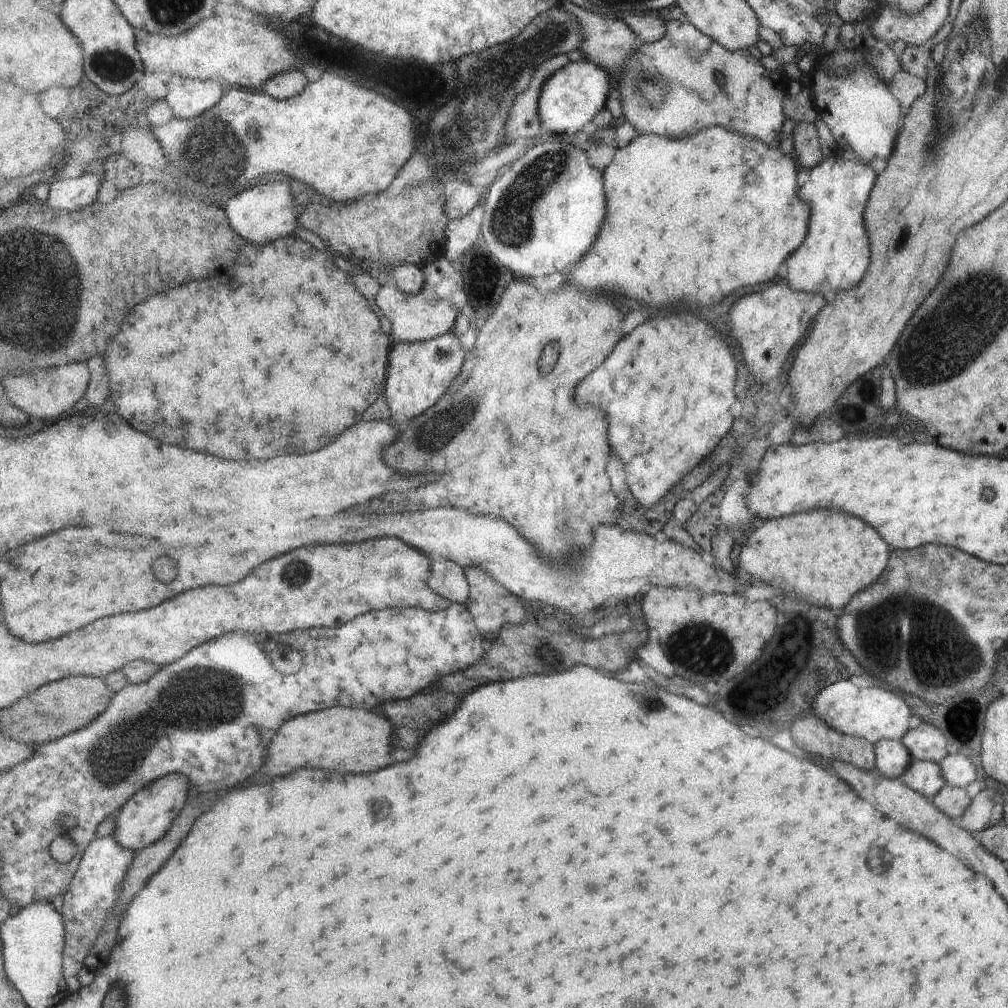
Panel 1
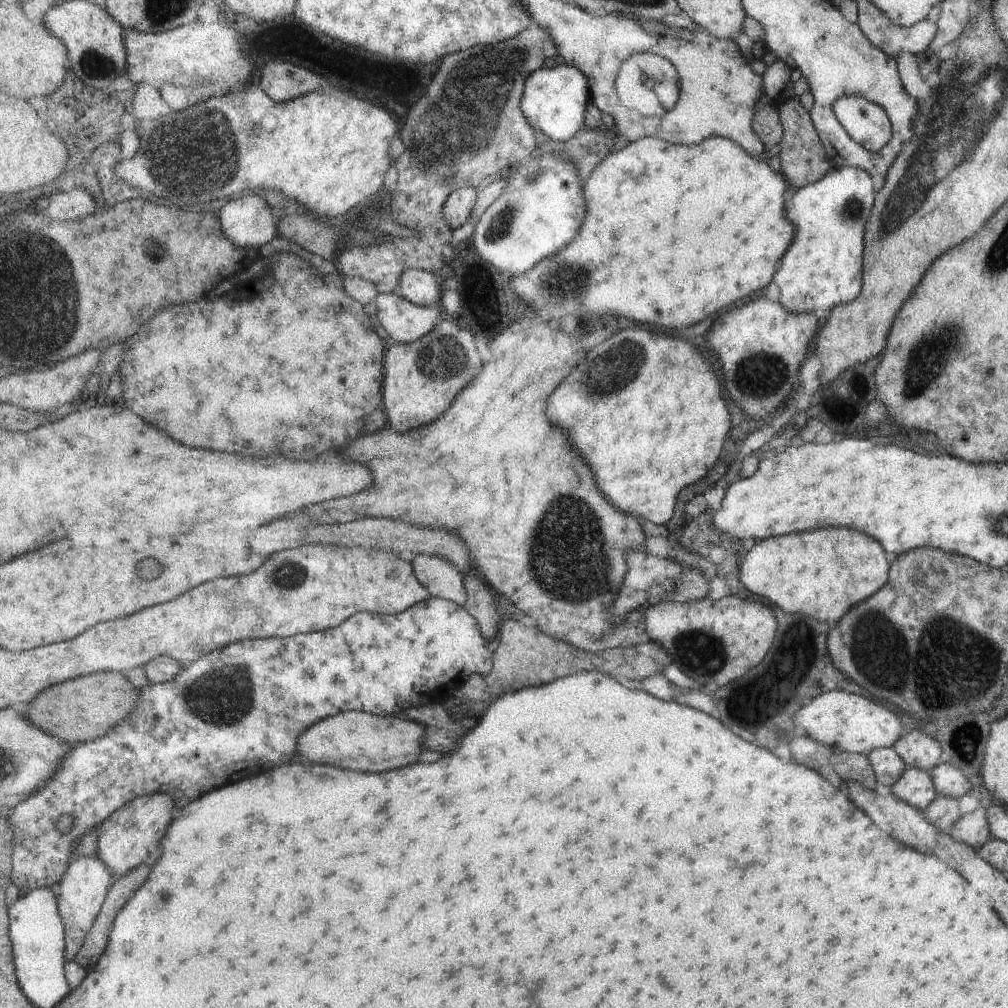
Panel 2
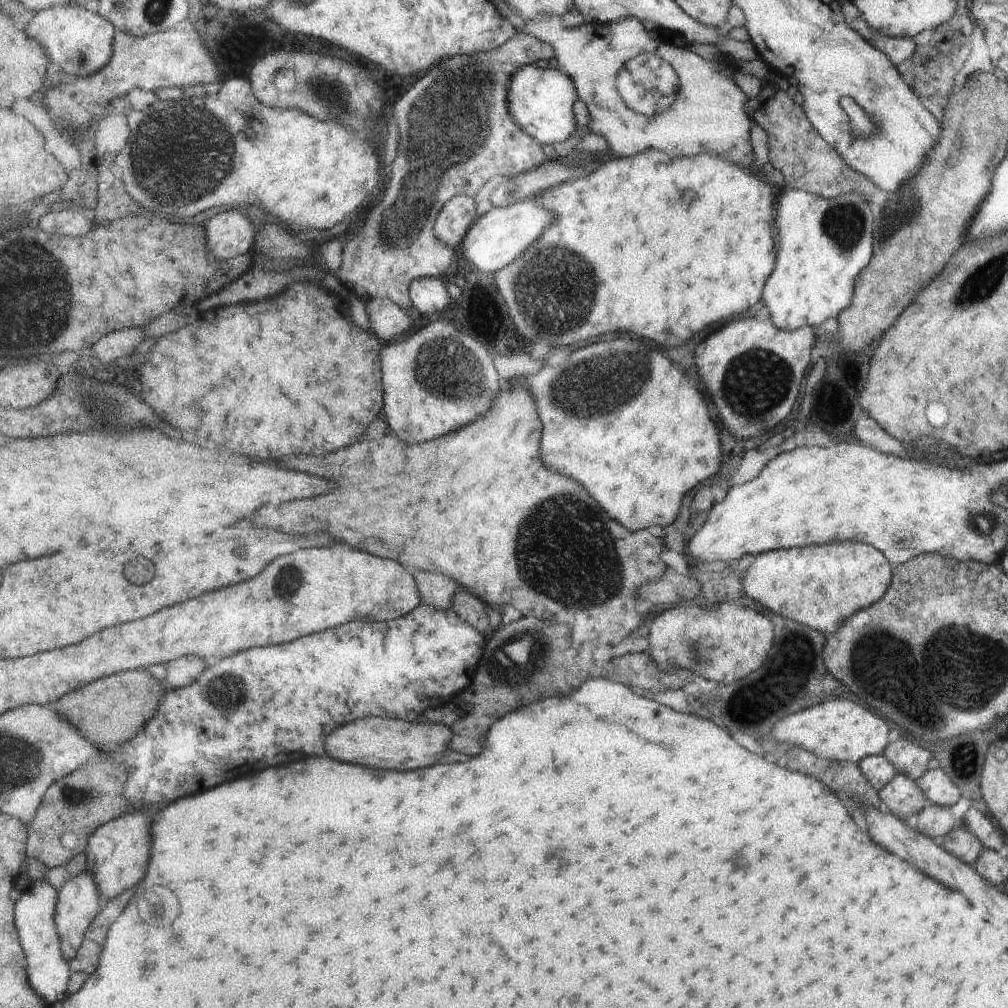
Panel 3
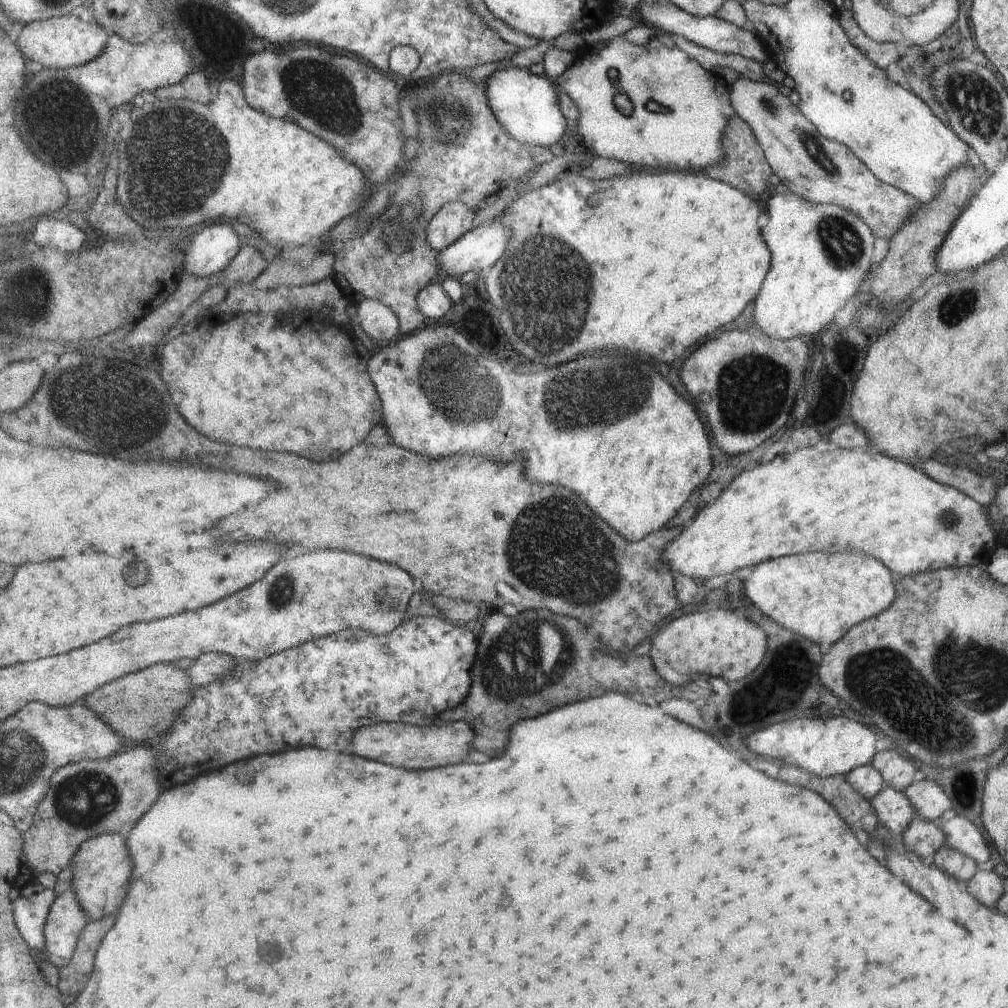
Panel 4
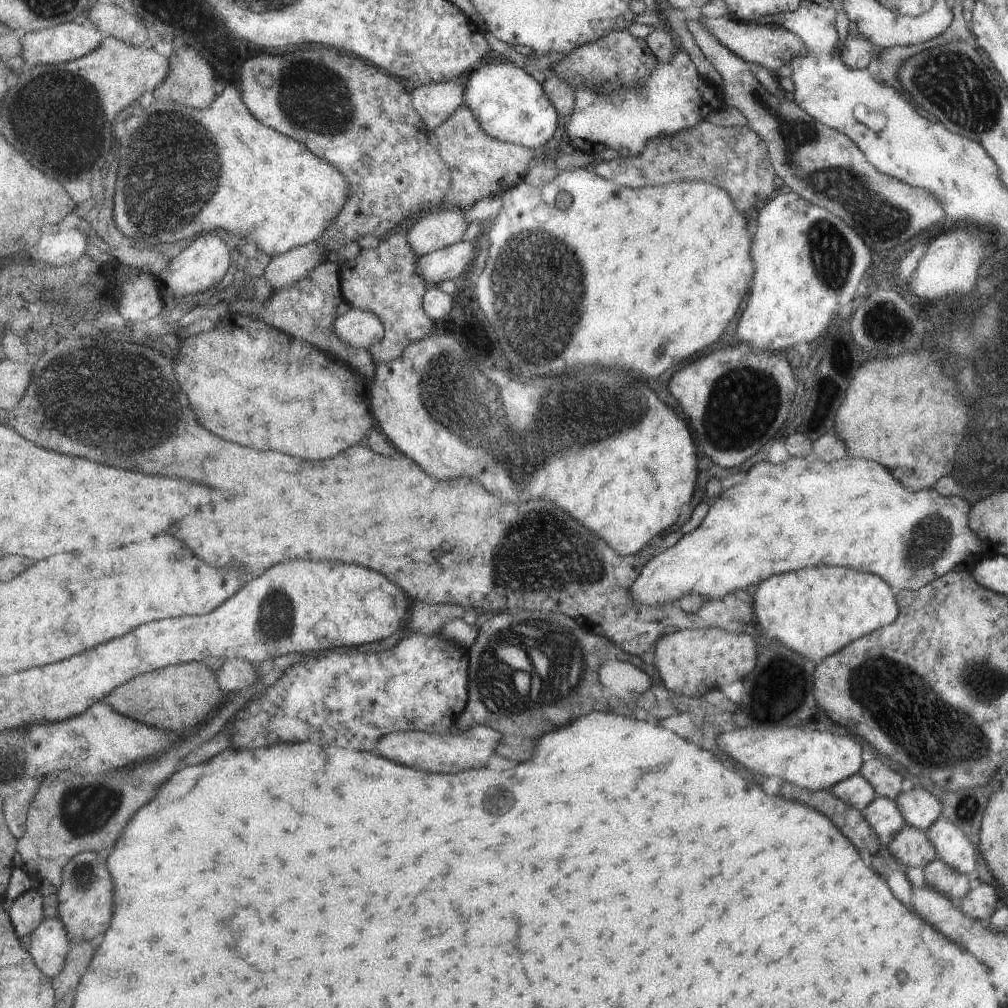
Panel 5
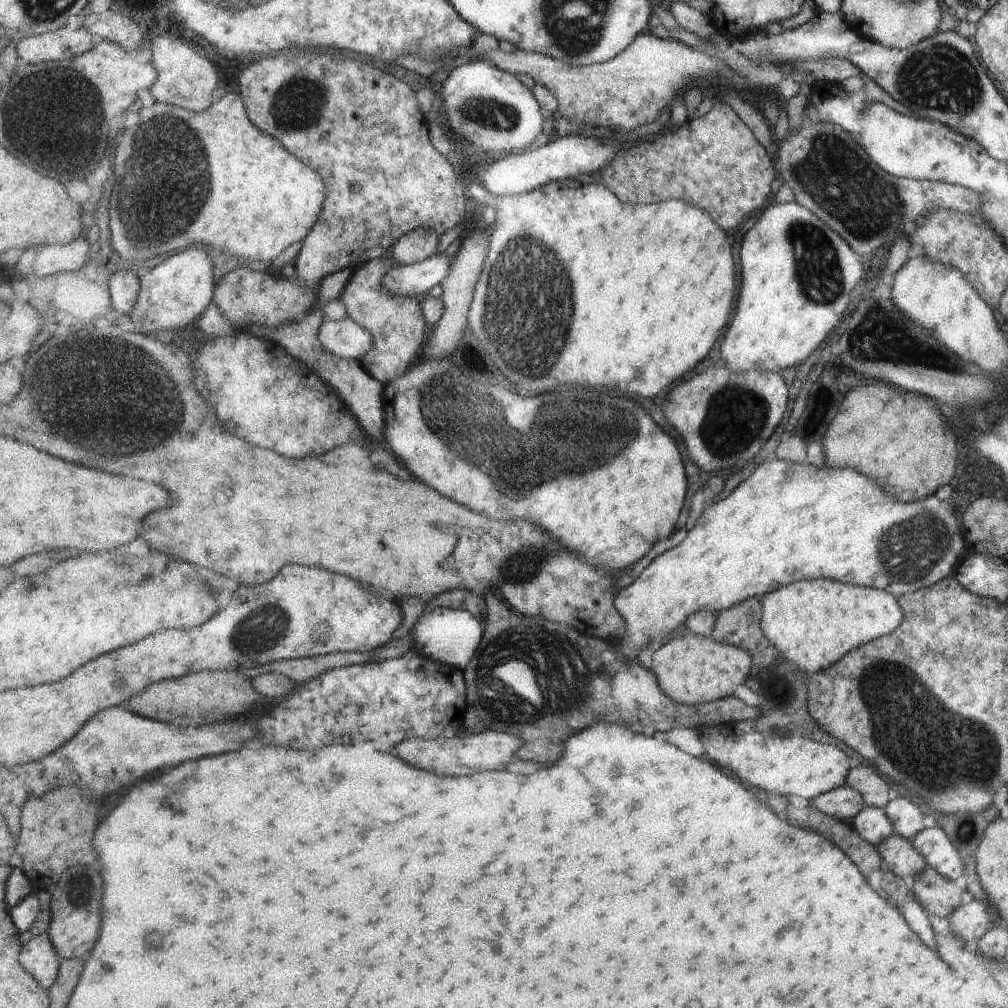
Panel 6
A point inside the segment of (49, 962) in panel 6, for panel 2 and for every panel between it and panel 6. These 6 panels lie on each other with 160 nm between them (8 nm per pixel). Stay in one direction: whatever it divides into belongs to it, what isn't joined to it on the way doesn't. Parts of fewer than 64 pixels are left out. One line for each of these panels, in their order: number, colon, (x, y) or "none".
2: (85, 886)
3: (79, 901)
4: (67, 920)
5: (49, 946)

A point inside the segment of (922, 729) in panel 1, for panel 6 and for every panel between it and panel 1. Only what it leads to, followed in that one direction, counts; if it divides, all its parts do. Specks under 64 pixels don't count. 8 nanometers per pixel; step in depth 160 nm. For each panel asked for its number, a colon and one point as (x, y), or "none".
2: (917, 750)
3: (908, 758)
4: (896, 771)
5: (885, 783)
6: (873, 790)

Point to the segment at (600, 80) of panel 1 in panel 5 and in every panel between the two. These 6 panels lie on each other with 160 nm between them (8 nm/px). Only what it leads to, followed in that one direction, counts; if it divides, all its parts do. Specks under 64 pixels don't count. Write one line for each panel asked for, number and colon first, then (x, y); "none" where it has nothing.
2: (555, 99)
3: (543, 102)
4: (527, 106)
5: (510, 105)

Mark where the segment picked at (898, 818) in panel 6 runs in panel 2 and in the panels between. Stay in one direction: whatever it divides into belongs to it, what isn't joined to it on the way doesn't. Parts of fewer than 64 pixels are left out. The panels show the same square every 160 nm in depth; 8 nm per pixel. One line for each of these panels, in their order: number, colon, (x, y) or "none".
2: (947, 780)
3: (935, 785)
4: (928, 800)
5: (919, 809)

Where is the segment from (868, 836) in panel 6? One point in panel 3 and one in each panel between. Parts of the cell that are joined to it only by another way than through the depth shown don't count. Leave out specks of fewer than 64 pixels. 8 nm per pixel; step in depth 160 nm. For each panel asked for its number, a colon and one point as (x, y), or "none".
3: (902, 797)
4: (893, 810)
5: (881, 814)

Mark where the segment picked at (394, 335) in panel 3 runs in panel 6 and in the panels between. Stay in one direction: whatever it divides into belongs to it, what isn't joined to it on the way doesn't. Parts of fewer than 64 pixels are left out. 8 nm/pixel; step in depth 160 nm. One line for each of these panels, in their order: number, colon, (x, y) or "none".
4: (377, 320)
5: (359, 328)
6: (347, 339)

